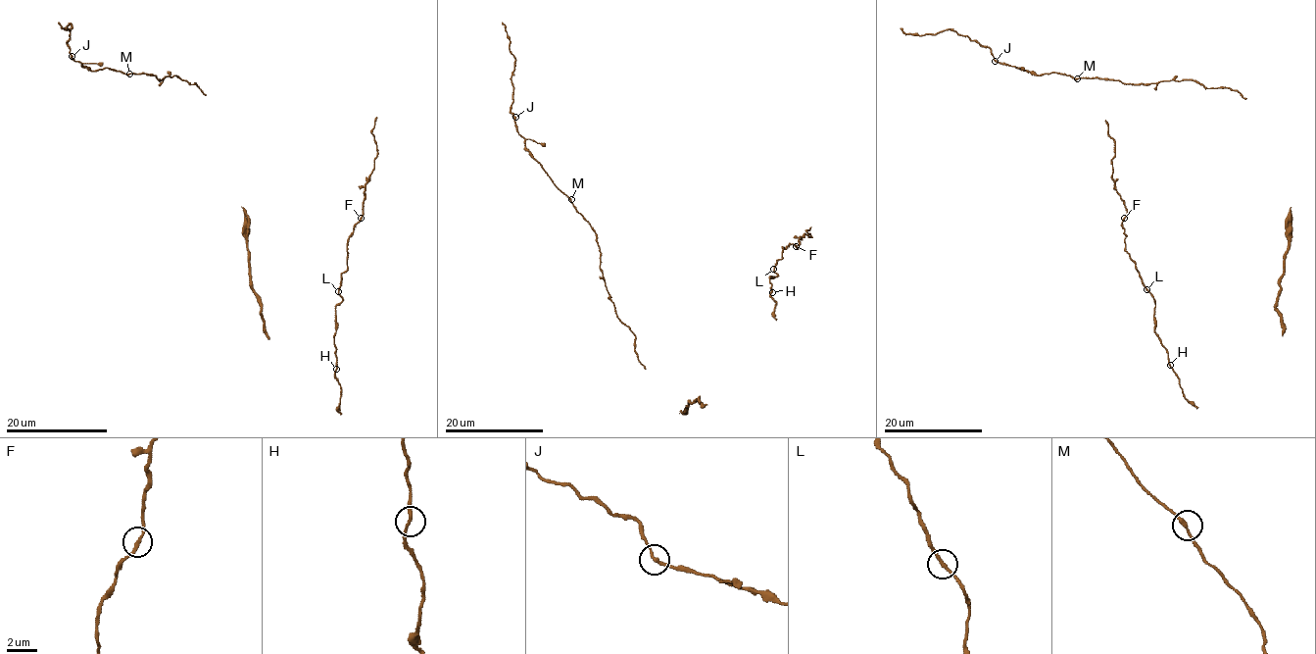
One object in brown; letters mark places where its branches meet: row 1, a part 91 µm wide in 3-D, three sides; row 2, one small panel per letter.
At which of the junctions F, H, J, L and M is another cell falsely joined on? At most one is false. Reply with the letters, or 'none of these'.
none of these

